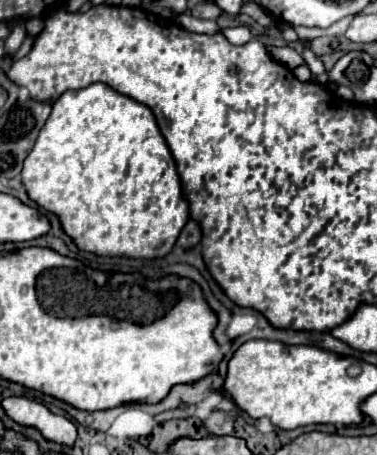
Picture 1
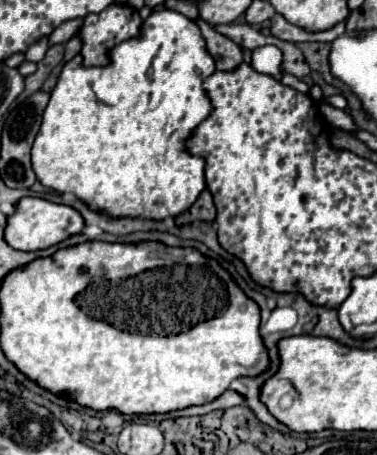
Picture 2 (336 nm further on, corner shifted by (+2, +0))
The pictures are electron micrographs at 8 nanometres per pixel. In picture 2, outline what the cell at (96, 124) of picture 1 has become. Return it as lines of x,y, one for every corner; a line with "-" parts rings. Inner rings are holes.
164,9
164,11
154,11
152,17
148,17
142,25
142,33
140,37
136,39
128,39
120,45
116,45
112,51
110,51
110,59
112,63
108,67
82,67
80,61
82,57
76,55
72,61
68,61
64,67
62,67
62,73
58,77
58,83
54,87
54,91
50,93
50,101
48,101
48,107
44,111
44,119
42,119
42,125
40,125
40,131
36,135
36,141
34,141
34,147
32,147
32,169
36,173
36,179
46,185
46,187
52,187
54,191
58,193
74,193
76,197
80,197
92,211
96,213
102,213
106,217
112,217
112,219
122,219
122,217
132,217
132,219
152,219
152,221
162,221
166,217
178,217
180,213
184,213
186,209
192,207
192,203
198,199
198,195
206,189
206,183
204,183
204,161
200,157
192,157
190,153
184,151
182,143
190,137
192,129
204,121
210,113
210,101
202,89
202,81
204,77
212,75
214,73
214,59
208,55
206,51
206,43
200,35
200,29
198,25
184,17
182,13
178,11
170,11
170,9

